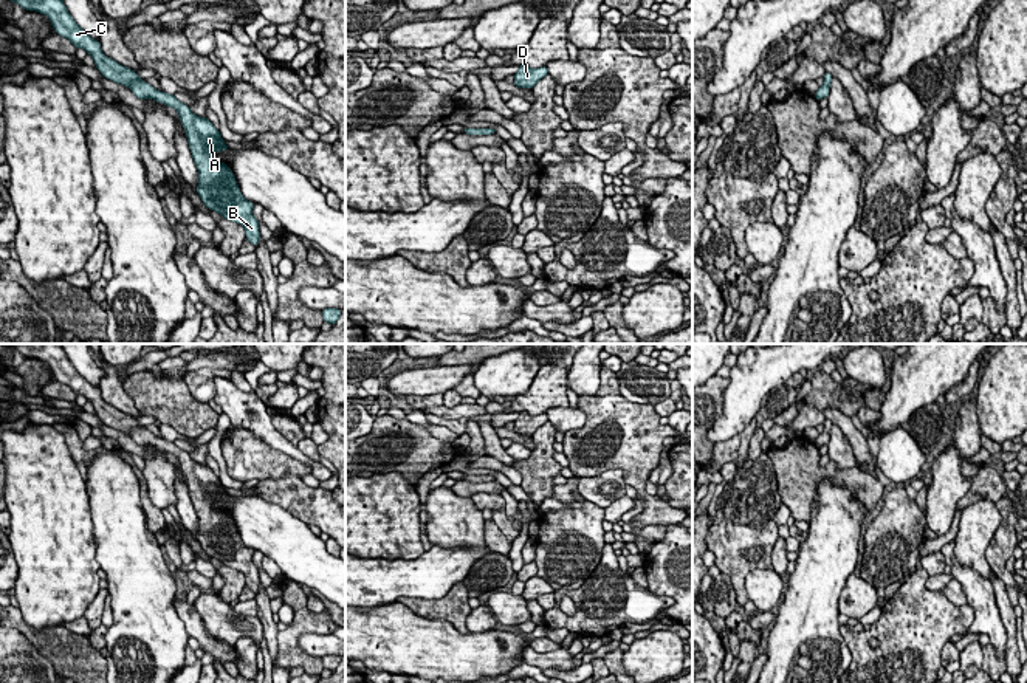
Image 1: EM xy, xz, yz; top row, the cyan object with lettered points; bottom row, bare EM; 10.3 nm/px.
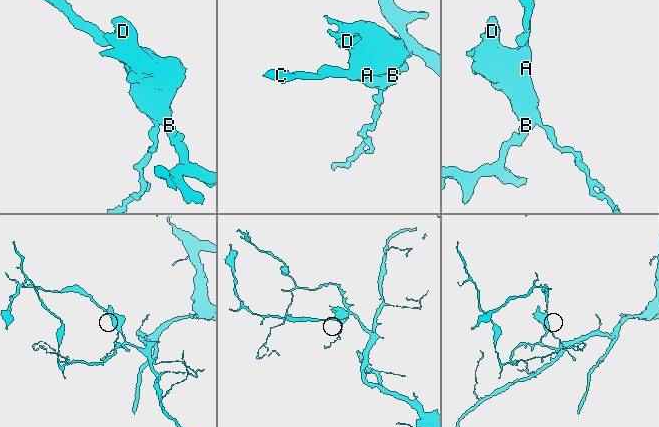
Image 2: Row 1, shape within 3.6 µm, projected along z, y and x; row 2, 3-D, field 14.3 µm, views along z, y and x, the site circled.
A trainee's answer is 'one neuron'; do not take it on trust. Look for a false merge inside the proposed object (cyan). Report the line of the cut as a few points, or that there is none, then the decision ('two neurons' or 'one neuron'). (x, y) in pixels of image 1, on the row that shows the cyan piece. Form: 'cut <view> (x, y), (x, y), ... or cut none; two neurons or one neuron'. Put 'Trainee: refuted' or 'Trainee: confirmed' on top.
Trainee: confirmed
cut none; one neuron

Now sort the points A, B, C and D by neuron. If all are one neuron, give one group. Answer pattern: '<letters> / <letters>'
A B C D

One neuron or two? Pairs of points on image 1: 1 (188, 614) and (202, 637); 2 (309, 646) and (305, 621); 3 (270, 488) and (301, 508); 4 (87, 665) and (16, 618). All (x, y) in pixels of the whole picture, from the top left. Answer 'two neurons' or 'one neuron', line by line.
1: one neuron
2: two neurons
3: one neuron
4: one neuron

